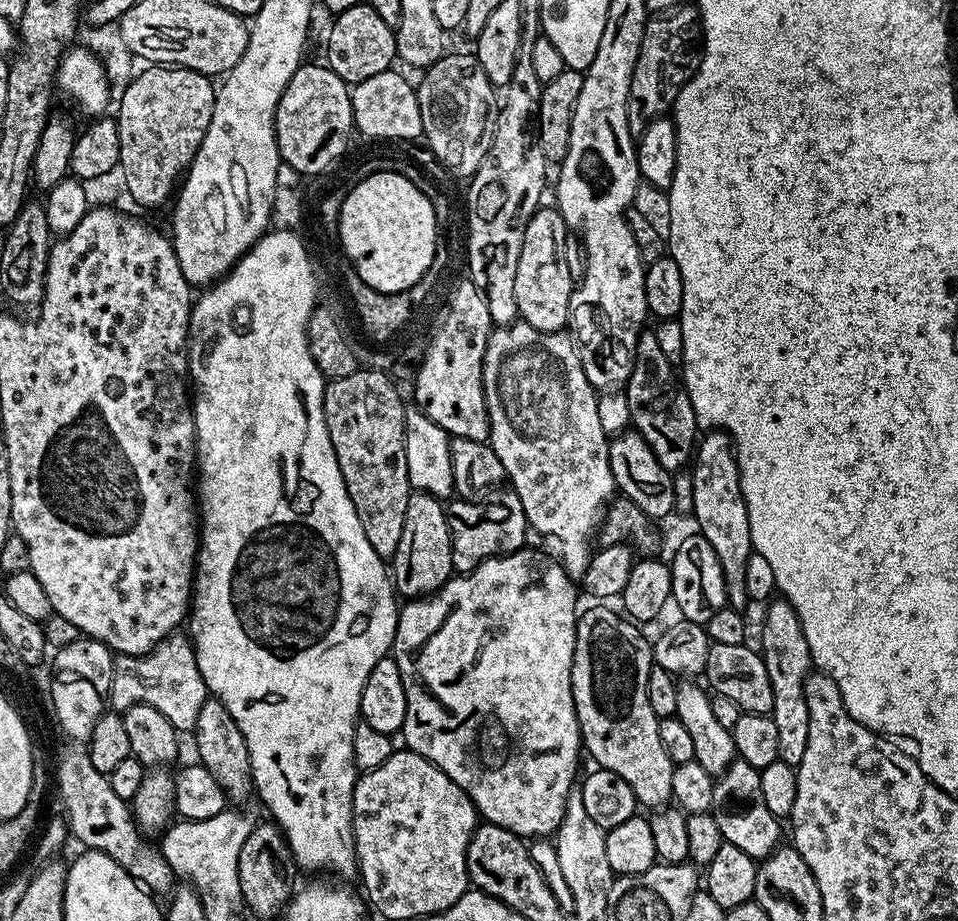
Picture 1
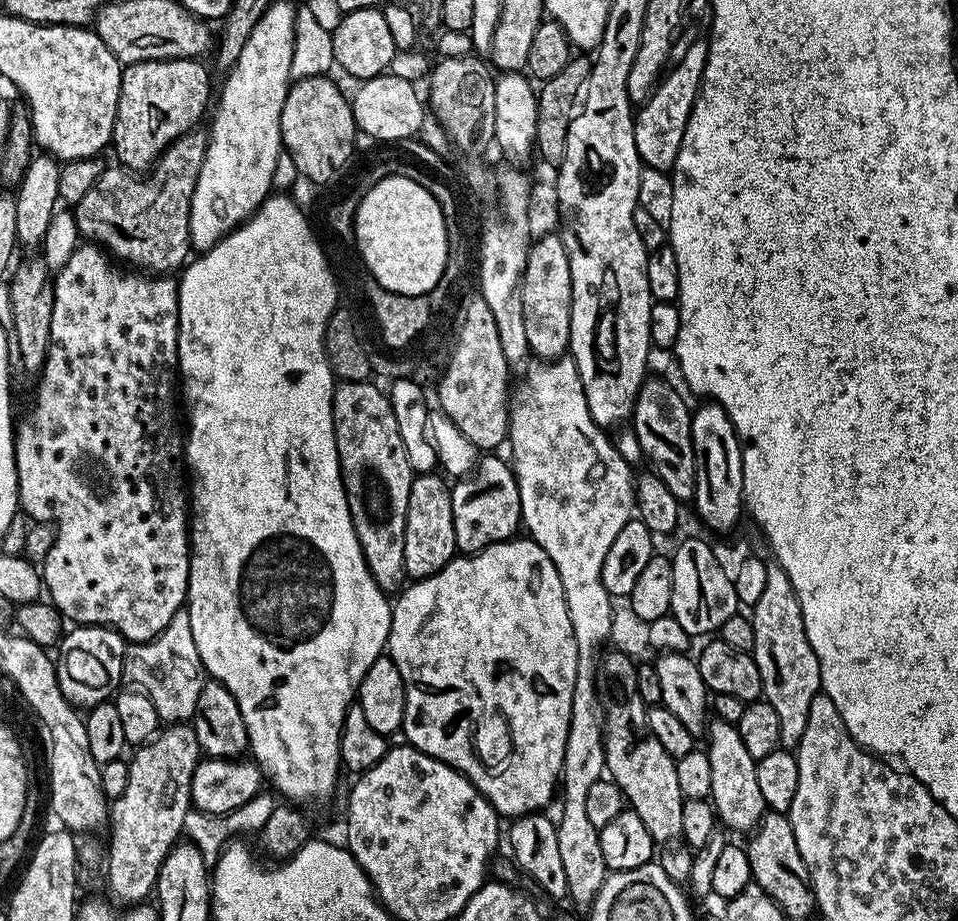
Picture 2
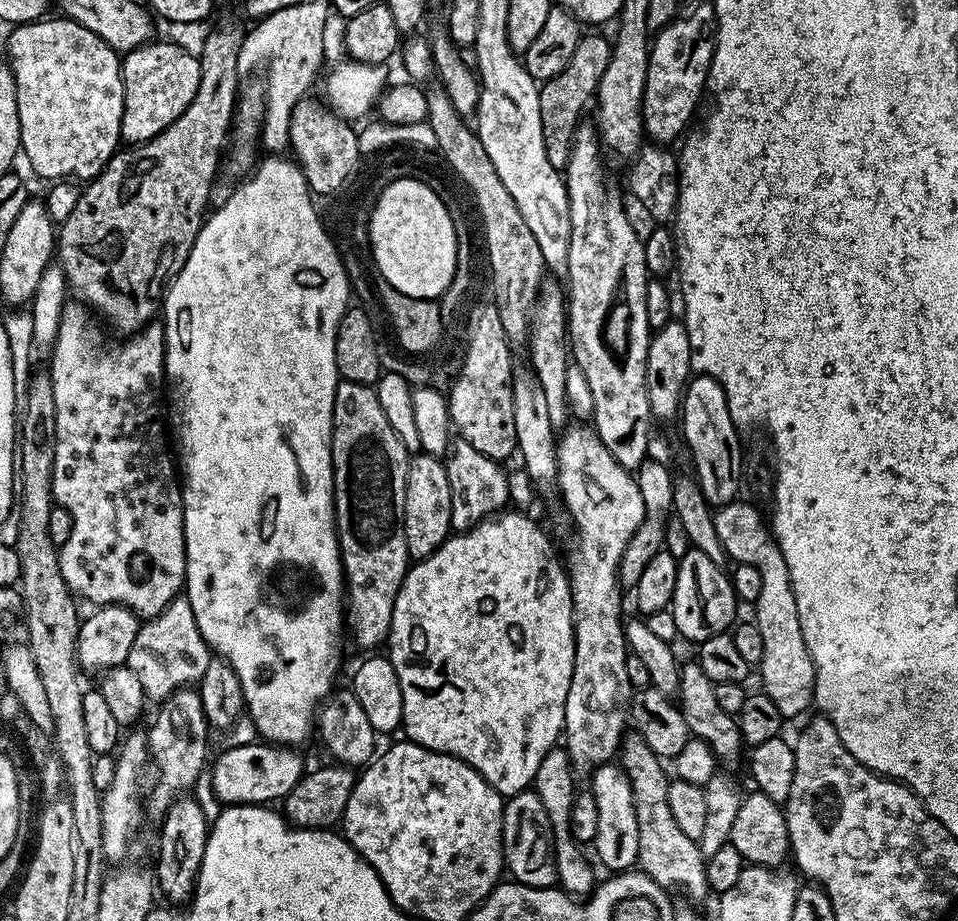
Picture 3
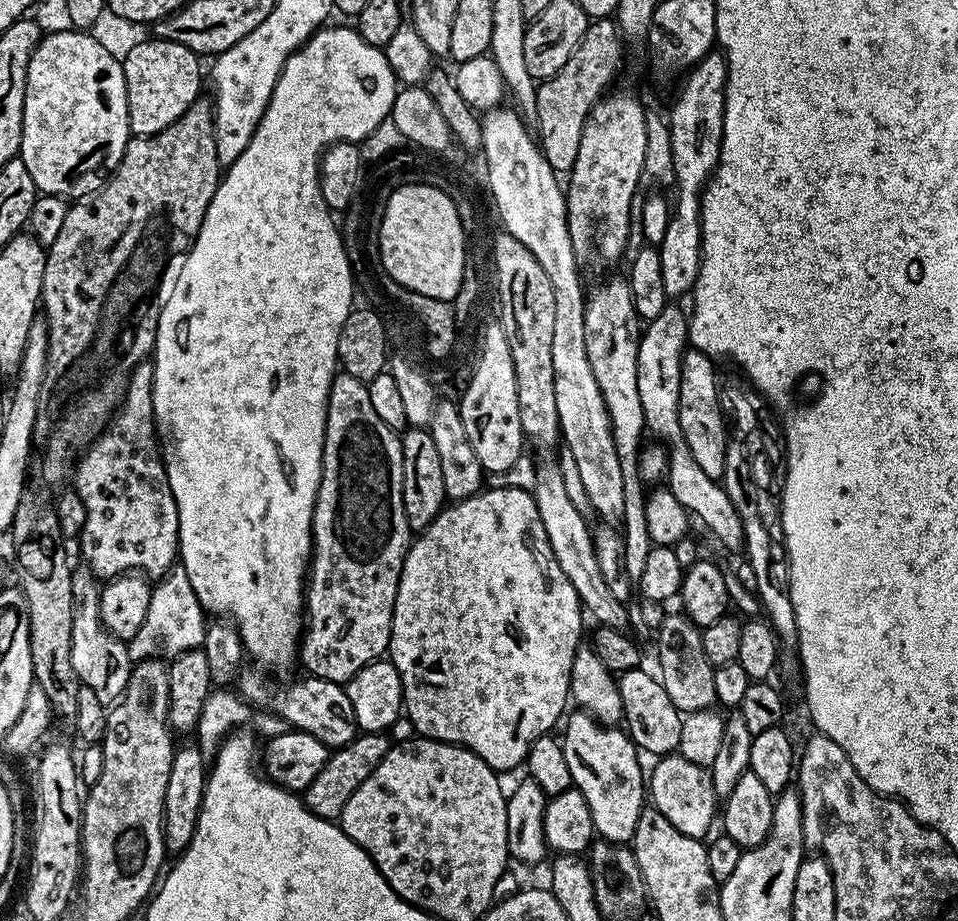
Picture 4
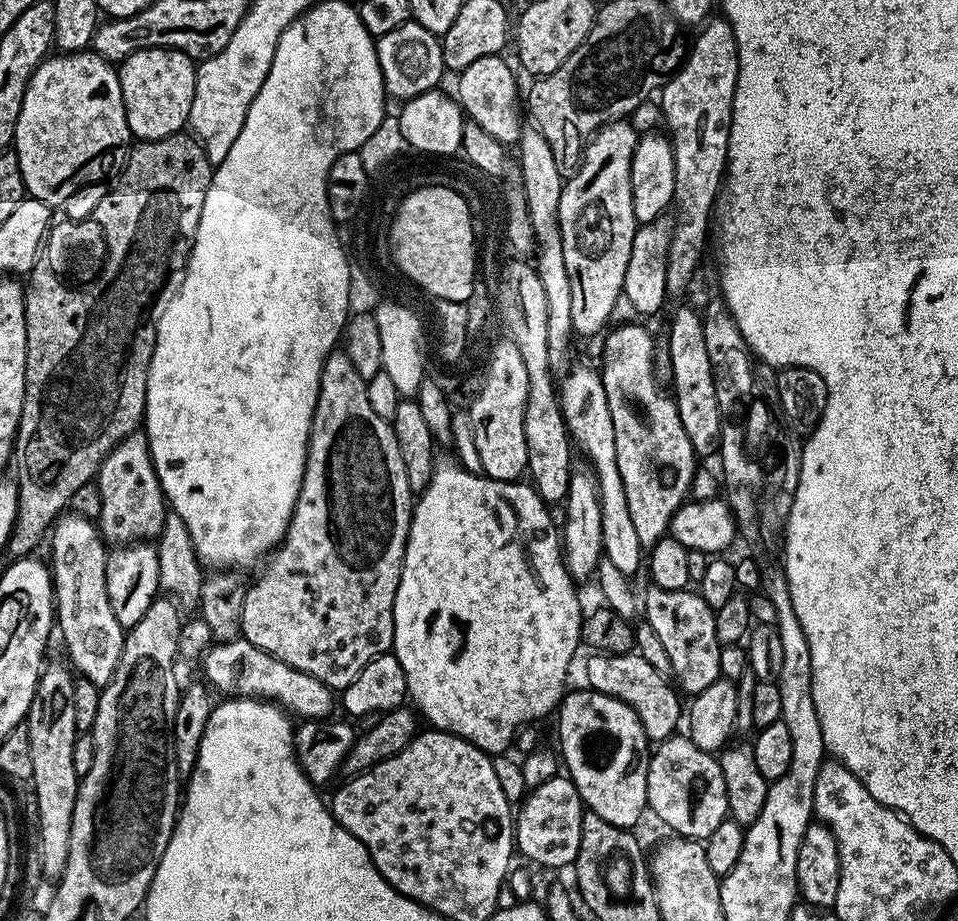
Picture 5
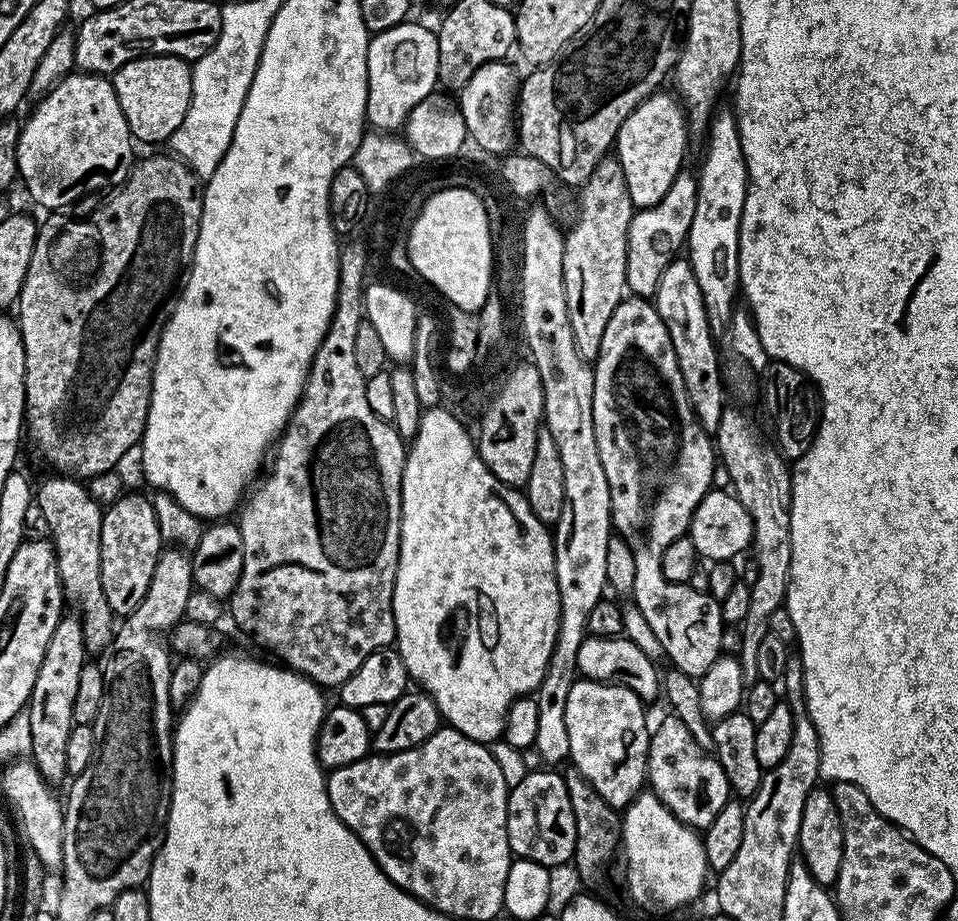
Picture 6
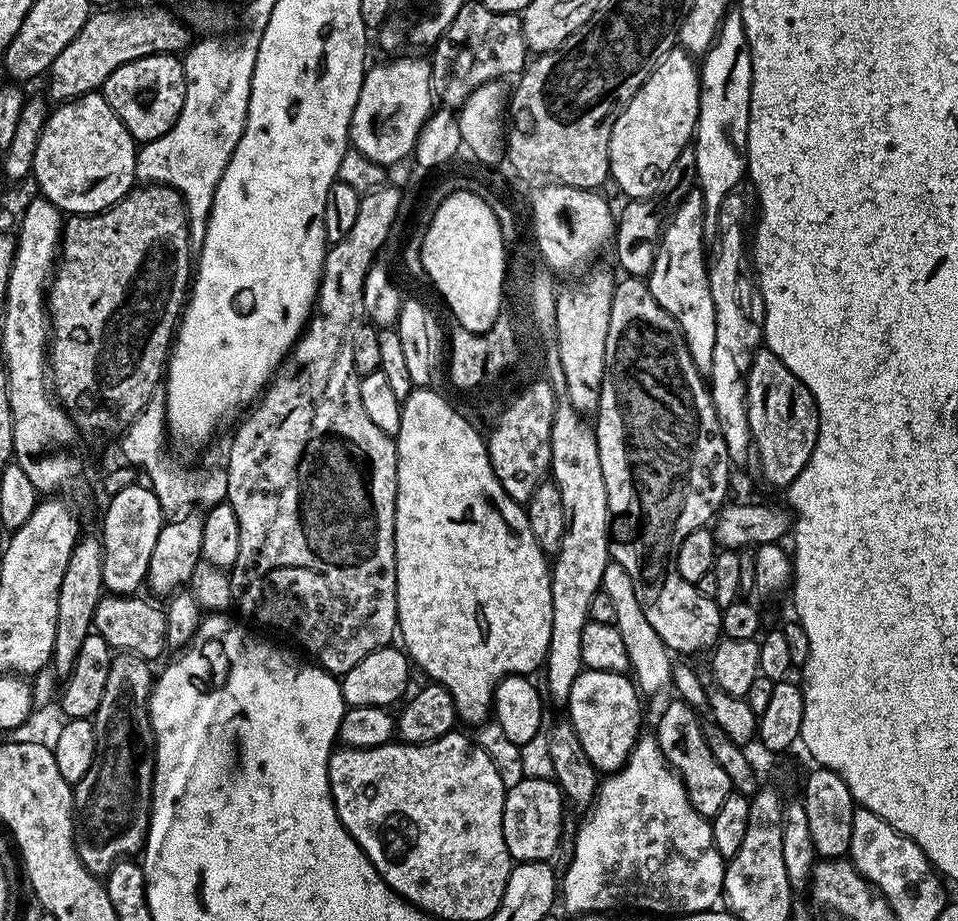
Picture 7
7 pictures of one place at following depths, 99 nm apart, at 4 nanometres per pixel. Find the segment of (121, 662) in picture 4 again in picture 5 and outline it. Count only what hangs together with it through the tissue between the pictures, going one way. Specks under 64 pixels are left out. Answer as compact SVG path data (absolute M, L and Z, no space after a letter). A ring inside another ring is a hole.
M64 514L57 519L50 529L52 536L52 560L50 571L54 589L54 620L58 625L58 636L64 639L64 648L68 651L67 659L71 667L83 679L94 682L96 687L106 687L114 678L118 658L122 658L126 630L114 616L114 609L107 597L106 562L108 552L102 539L99 527L93 521L79 514Z

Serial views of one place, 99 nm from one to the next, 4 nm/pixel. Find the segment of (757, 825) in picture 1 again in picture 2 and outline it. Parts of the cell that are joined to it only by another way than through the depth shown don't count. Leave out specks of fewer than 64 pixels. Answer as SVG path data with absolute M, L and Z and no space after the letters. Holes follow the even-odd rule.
M709 719L706 724L706 751L710 758L710 803L716 811L716 819L729 833L748 834L760 823L766 811L762 790L758 786L756 760L750 758L742 734L734 724L725 720Z

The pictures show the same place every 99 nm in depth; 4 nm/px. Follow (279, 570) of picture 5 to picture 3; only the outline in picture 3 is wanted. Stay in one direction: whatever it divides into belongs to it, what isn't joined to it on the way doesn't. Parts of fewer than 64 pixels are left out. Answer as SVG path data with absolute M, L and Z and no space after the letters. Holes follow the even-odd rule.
M340 380L336 385L336 393L334 394L334 410L332 411L332 500L336 503L336 537L340 540L340 561L344 567L344 578L346 581L346 632L352 640L360 648L372 648L368 650L376 650L376 648L385 643L388 638L388 631L392 625L392 615L394 614L394 602L398 598L398 590L402 586L404 581L404 575L408 572L410 567L410 557L406 550L406 534L404 533L404 503L406 502L406 474L408 473L408 462L410 459L410 453L406 446L402 446L402 442L398 438L398 434L394 434L394 430L390 427L390 422L386 422L386 414L382 410L382 405L378 403L378 394L376 393L375 387L367 384L359 384L358 382L350 382L349 380Z

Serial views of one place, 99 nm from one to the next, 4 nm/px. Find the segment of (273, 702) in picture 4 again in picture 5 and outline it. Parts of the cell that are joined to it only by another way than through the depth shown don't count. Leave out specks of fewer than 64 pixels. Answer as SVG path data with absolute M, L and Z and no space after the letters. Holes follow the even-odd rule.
M243 638L221 640L220 665L208 664L204 668L203 679L213 689L217 688L228 698L263 698L275 702L293 717L300 716L301 721L327 720L333 715L332 707L337 707L338 700L333 689L326 687L318 678L306 674L302 670L294 670L294 666L286 666L274 654L266 654L266 650L258 650L250 641Z

